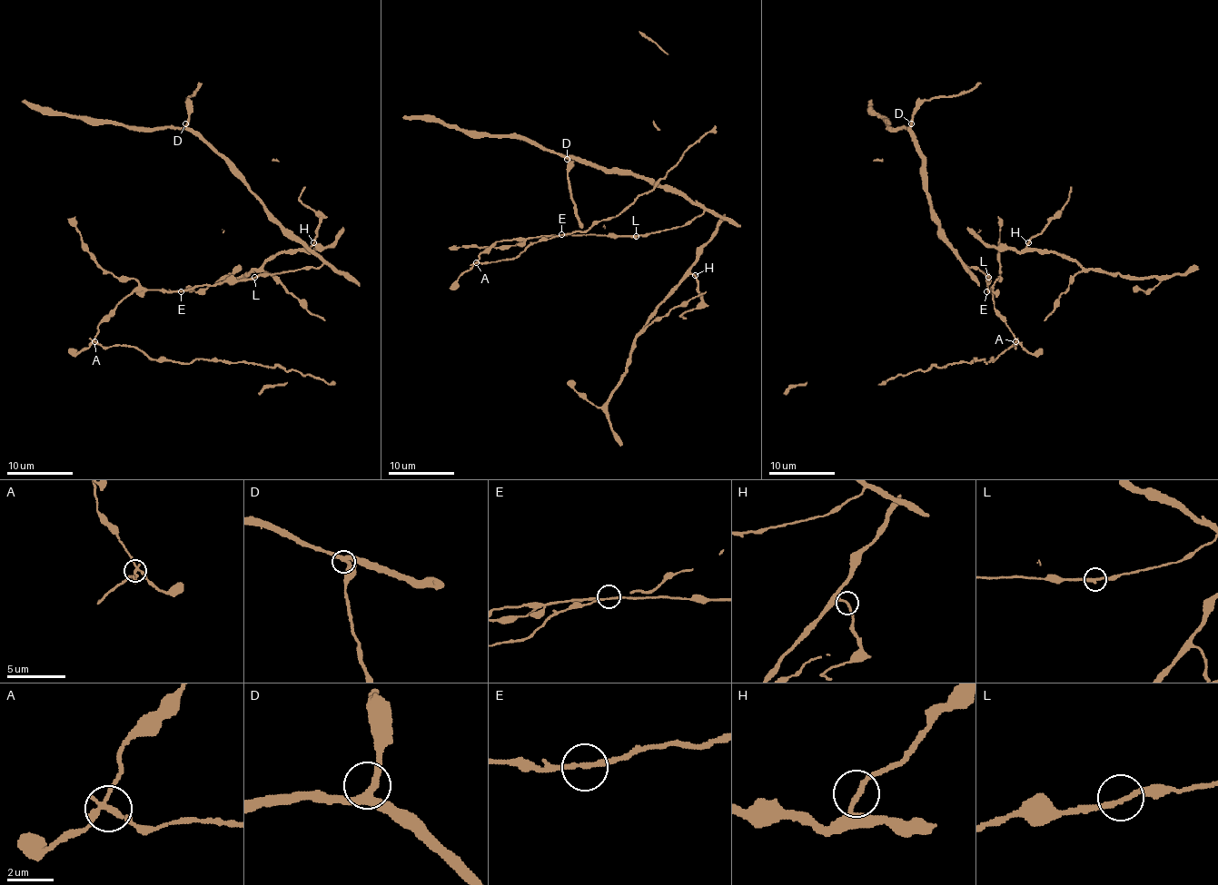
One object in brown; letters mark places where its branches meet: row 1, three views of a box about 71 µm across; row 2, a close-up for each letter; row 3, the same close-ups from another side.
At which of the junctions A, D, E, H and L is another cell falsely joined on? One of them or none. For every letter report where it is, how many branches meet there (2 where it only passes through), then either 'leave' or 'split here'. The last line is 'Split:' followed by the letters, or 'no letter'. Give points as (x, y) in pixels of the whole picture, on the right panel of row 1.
A: at (1015, 341); 3 branches meet; split here
D: at (911, 123); 3 branches meet; leave
E: at (986, 291); 2 branches meet; leave
H: at (1028, 242); 2 branches meet; leave
L: at (988, 277); 2 branches meet; leave
Split: A

